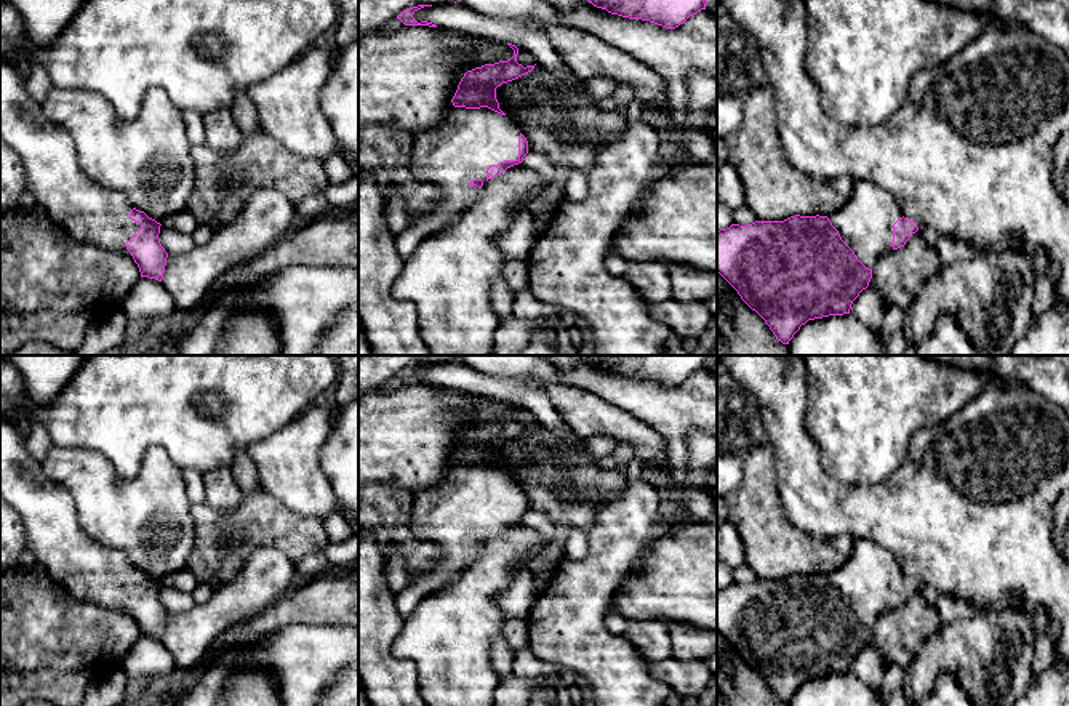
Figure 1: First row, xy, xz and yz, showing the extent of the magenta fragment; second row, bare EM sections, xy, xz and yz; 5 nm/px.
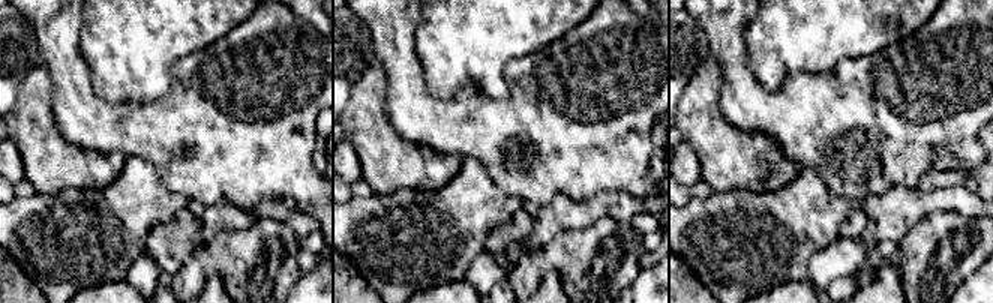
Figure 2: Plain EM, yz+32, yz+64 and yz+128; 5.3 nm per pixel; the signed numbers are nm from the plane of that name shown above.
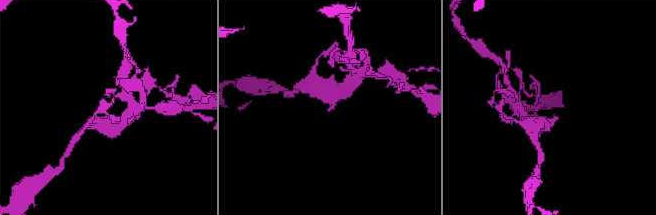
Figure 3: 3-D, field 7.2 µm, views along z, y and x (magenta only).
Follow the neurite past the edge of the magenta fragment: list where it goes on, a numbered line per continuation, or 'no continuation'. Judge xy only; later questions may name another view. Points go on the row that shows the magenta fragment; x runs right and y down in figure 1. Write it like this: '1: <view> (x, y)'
1: xy (90, 213)

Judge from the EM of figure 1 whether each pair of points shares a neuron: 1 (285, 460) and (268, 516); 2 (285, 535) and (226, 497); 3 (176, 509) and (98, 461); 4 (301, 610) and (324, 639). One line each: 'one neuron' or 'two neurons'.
1: two neurons
2: two neurons
3: one neuron
4: two neurons

